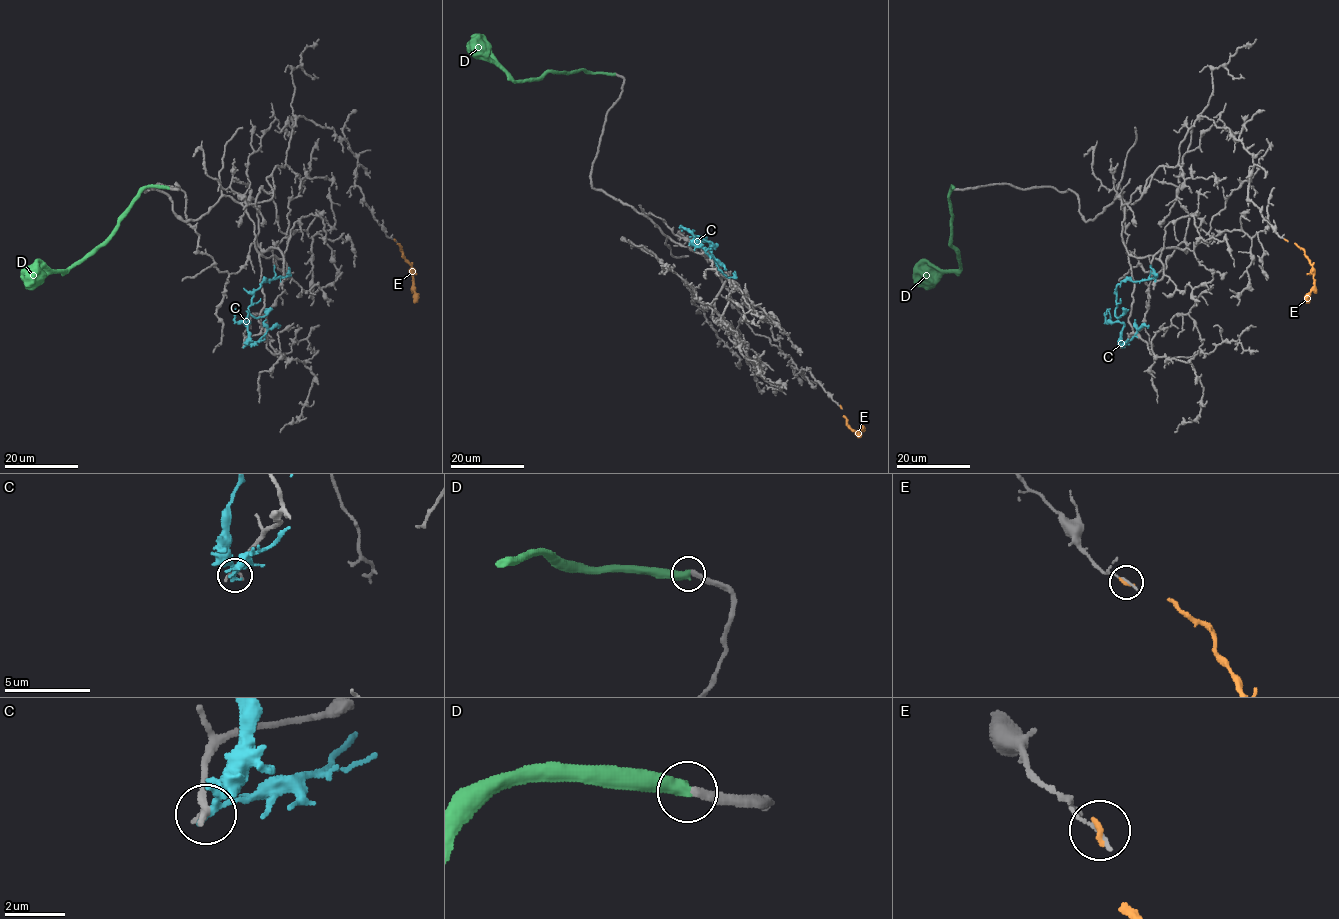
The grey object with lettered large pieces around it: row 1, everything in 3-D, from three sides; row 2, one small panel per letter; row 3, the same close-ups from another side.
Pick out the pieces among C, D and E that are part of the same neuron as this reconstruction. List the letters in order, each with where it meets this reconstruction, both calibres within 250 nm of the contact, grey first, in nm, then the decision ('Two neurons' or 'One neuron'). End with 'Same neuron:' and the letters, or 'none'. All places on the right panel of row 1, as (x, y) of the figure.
C: Touches grey at (1123, 346). Thickness 300 nm (grey) against 200 nm. Two neurons
D: Touches grey at (953, 188). Thickness 320 nm (grey) against 480 nm. Two neurons
E: Touches grey at (1285, 240). Thickness 140 nm (grey) against 170 nm. Two neurons
Same neuron: none

